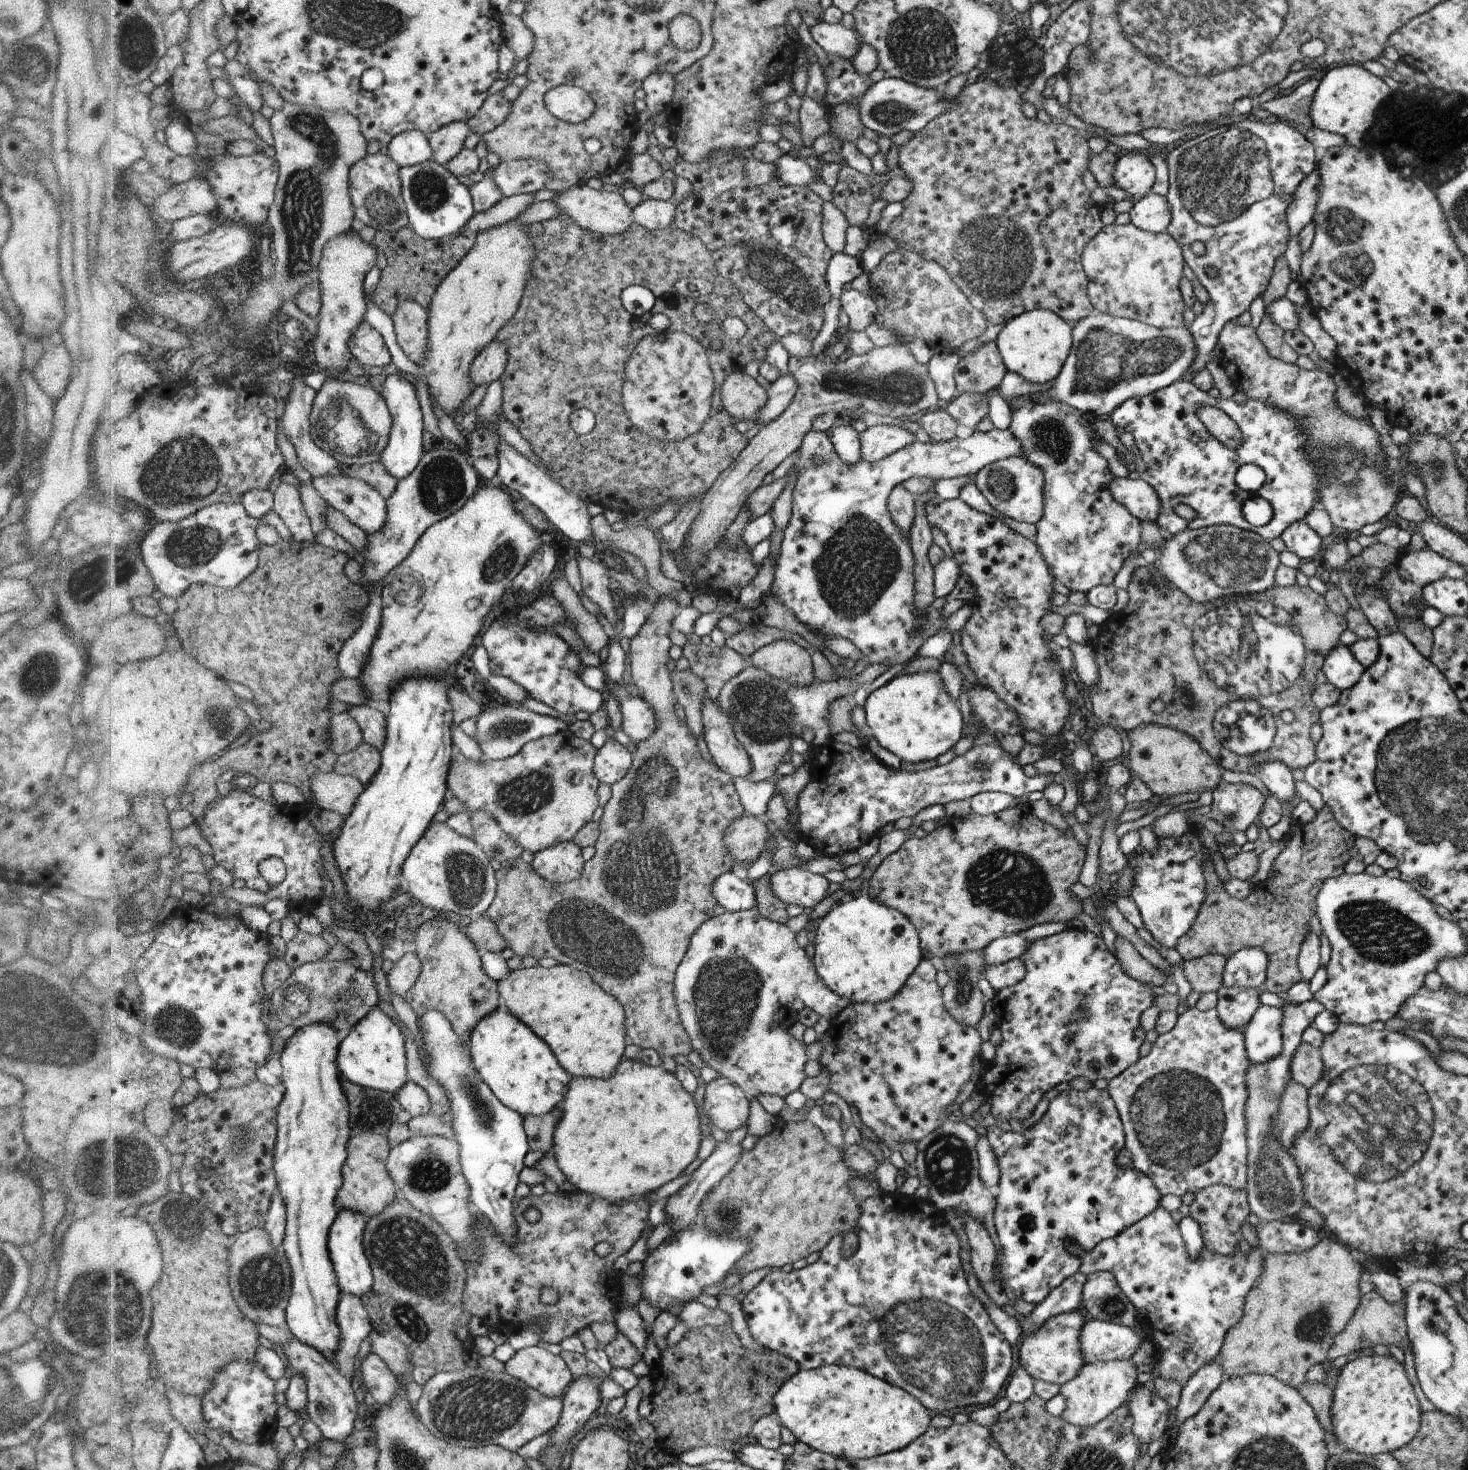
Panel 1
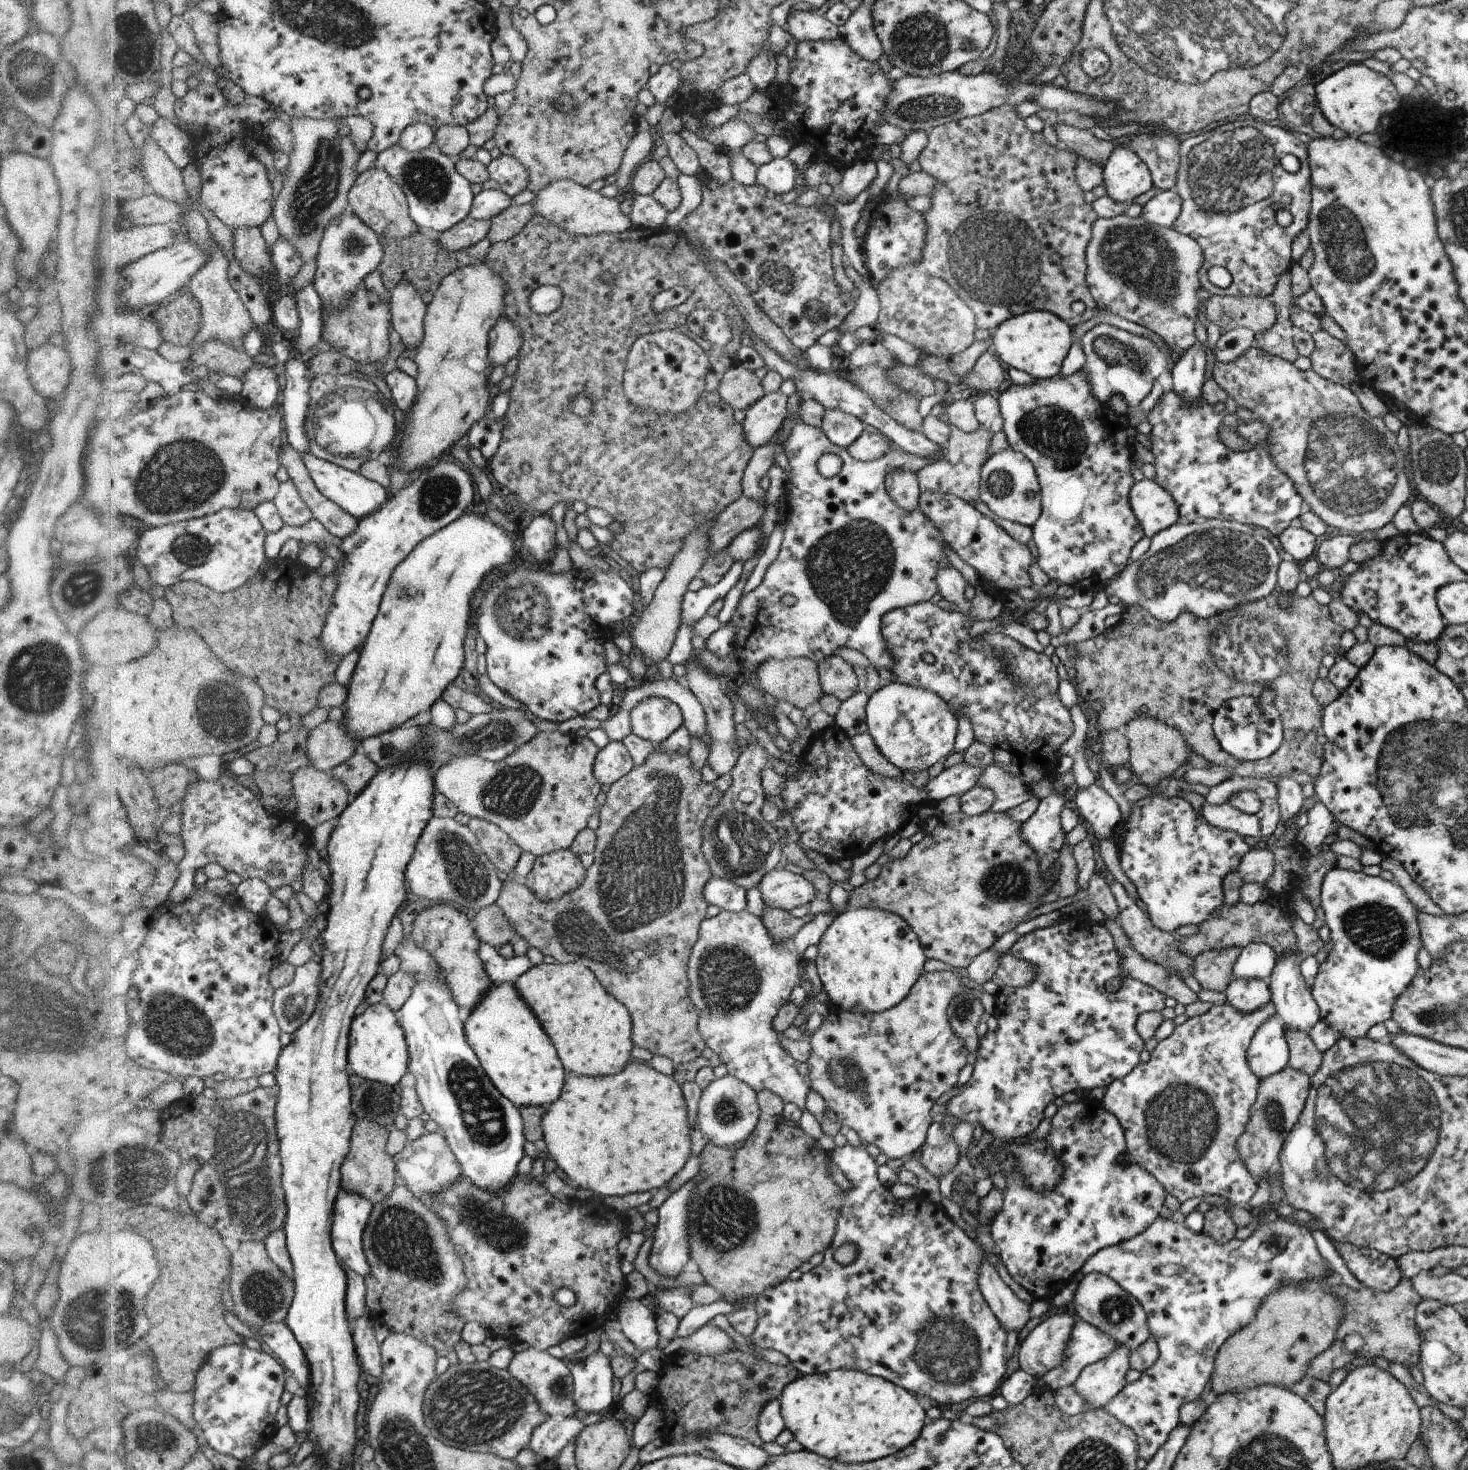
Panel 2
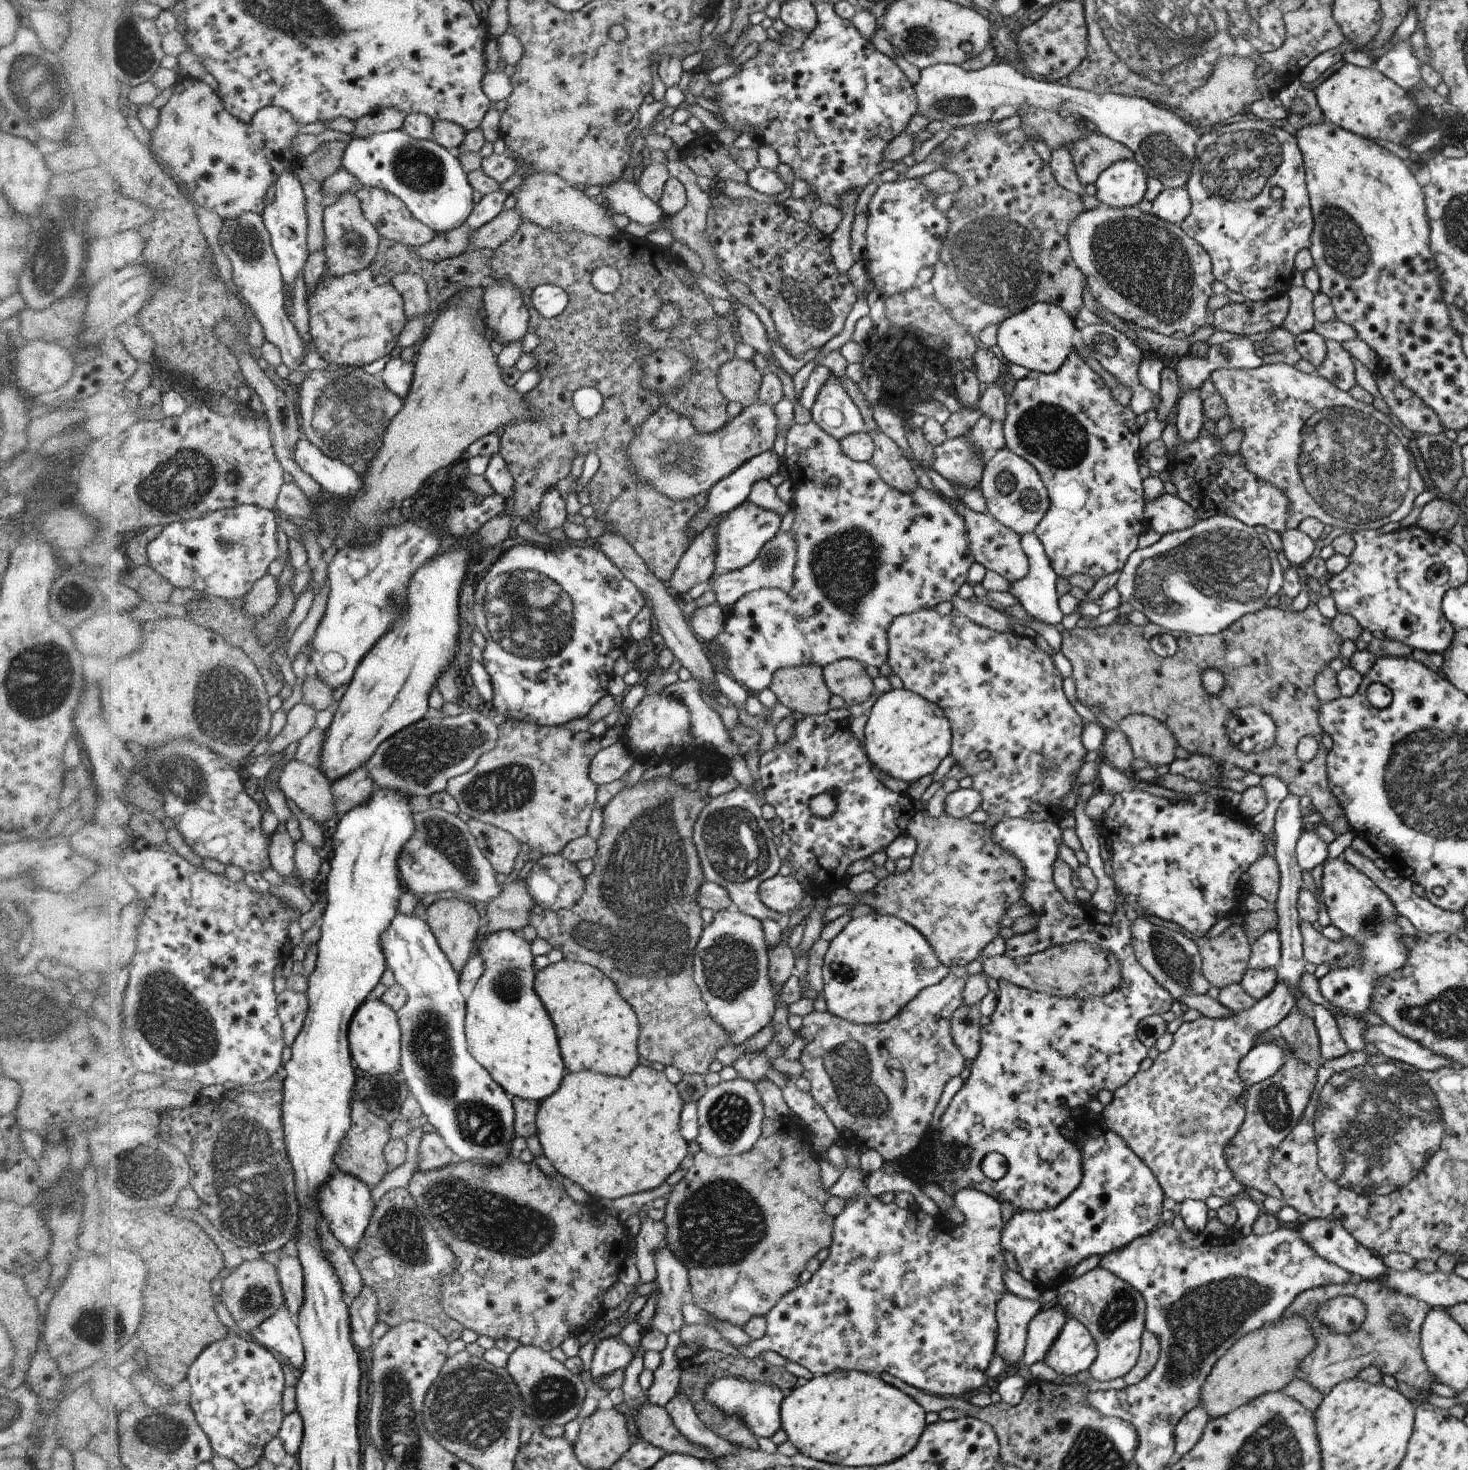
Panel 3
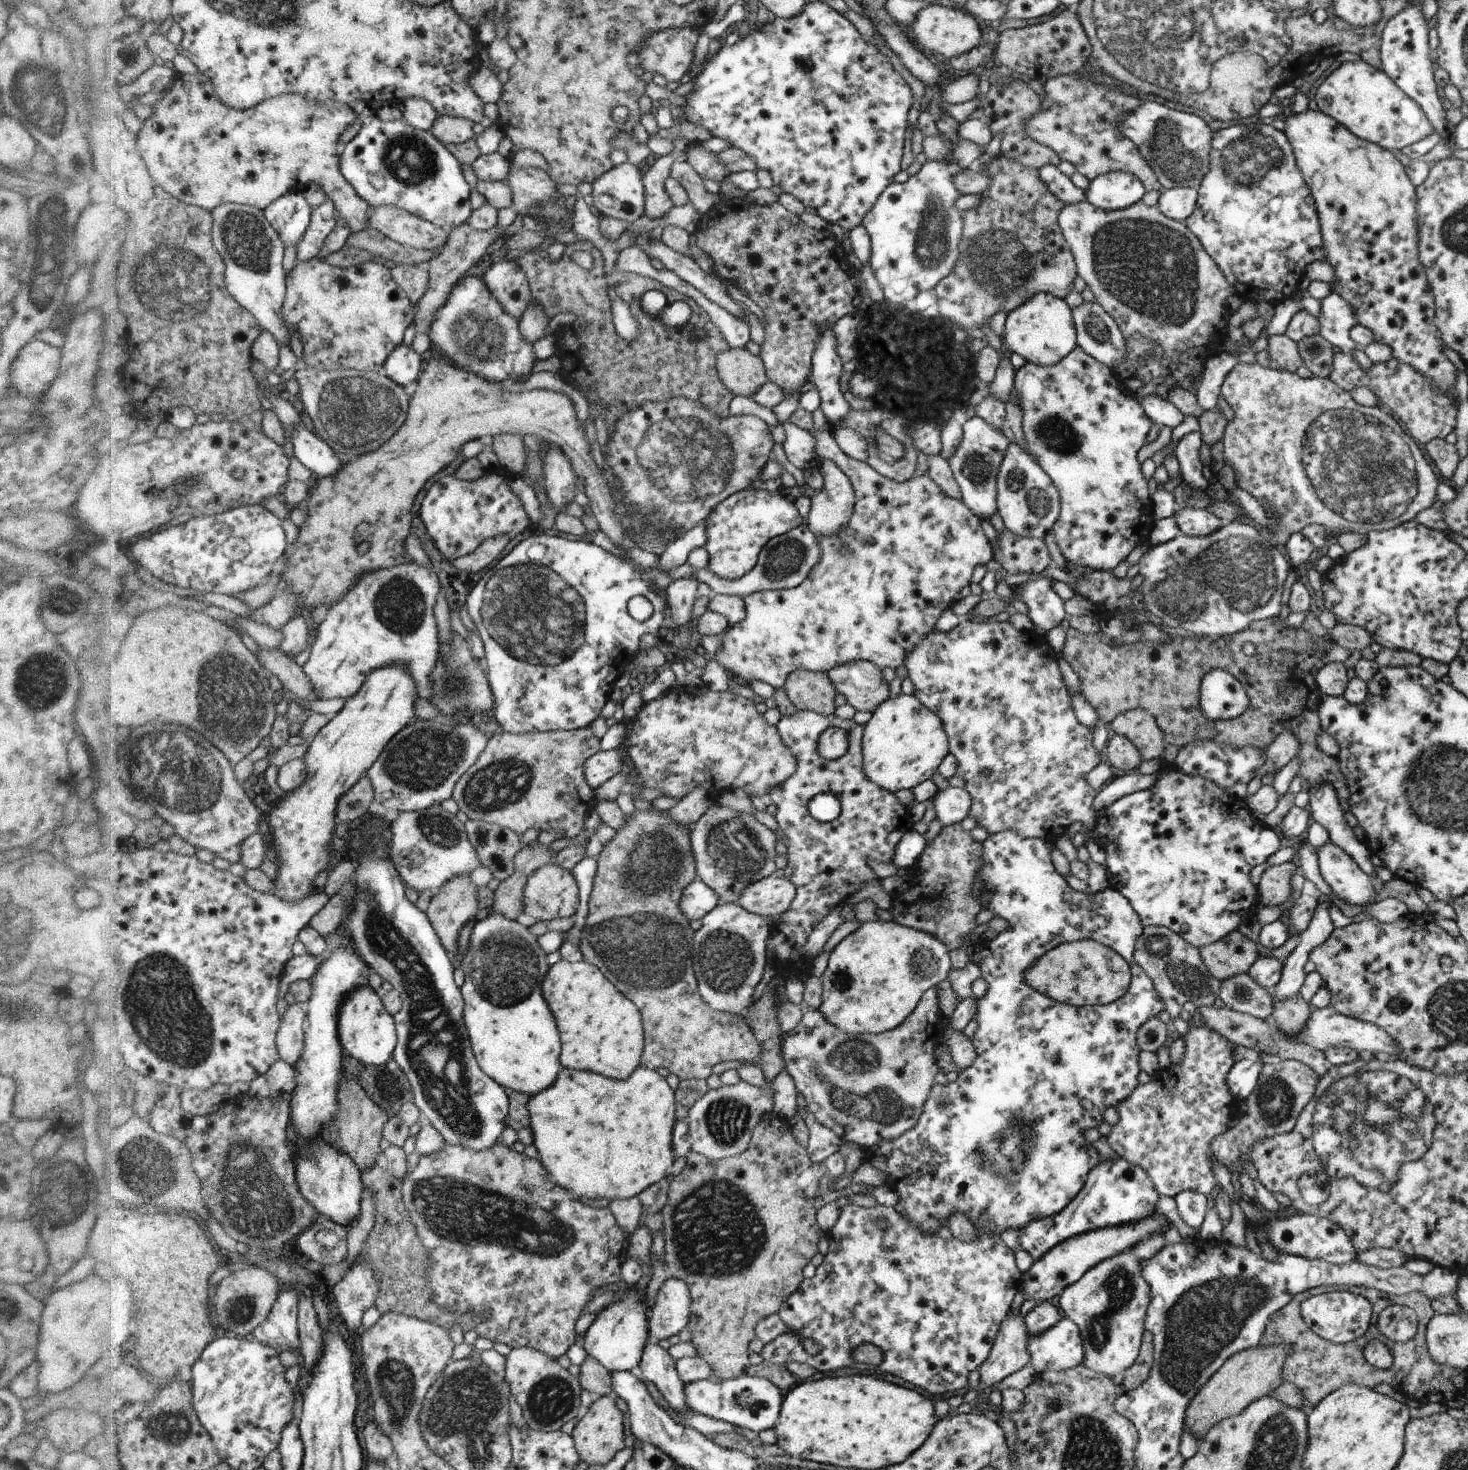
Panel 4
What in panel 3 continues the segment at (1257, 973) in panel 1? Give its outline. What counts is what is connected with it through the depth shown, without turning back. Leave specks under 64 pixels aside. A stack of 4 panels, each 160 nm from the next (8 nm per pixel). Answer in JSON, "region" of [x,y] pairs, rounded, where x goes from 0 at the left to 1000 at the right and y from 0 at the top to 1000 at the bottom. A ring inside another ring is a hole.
{"region":[[[865,632],[858,638],[853,640],[850,659],[869,659],[872,656],[872,653],[873,639],[869,632]]]}

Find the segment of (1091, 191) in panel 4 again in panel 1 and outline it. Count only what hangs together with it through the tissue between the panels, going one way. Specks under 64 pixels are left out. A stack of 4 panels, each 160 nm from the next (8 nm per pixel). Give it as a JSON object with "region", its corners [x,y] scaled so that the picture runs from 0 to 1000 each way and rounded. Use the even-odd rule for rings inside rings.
{"region":[[[772,102],[762,107],[759,111],[757,120],[759,127],[776,137],[785,131],[788,118],[785,109],[781,105]]]}

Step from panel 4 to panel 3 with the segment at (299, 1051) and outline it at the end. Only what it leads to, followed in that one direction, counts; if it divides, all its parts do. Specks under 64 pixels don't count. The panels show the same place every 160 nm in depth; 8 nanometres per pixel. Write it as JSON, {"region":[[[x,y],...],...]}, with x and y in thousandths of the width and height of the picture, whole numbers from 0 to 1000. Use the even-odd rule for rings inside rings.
{"region":[[[195,673],[190,680],[191,689],[194,697],[194,708],[200,712],[206,703],[212,685],[210,674]]]}

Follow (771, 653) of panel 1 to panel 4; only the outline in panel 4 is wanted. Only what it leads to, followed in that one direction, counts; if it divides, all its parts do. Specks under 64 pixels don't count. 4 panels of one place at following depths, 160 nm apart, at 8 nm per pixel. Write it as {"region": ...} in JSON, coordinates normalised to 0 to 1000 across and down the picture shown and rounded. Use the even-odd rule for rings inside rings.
{"region":[[[544,455],[535,462],[533,467],[544,483],[554,484],[561,487],[569,485],[568,474],[571,471],[563,456]]]}

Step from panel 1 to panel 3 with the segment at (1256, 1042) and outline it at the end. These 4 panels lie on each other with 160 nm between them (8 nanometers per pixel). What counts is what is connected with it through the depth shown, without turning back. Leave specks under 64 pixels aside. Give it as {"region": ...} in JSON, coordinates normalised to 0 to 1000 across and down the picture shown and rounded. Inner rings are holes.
{"region":[[[868,710],[854,712],[844,724],[845,734],[850,739],[862,735],[875,724],[876,720],[876,716]]]}

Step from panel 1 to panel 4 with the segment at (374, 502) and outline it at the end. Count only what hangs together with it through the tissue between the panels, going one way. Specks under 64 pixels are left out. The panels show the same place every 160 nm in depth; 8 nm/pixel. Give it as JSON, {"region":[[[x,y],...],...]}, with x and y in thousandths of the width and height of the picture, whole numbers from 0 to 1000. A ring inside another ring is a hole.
{"region":[[[208,288],[202,289],[198,294],[201,310],[213,320],[214,327],[228,324],[234,316],[228,304]]]}

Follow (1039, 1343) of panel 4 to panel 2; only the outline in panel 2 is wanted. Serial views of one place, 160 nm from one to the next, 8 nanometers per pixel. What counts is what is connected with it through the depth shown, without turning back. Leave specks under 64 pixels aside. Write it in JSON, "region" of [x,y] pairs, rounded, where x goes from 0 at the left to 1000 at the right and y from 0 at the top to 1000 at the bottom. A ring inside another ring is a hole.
{"region":[[[733,897],[733,902],[732,902],[728,916],[725,917],[725,924],[717,933],[707,938],[706,943],[714,944],[719,948],[721,944],[732,941],[740,930],[753,924],[760,916],[761,912],[759,912],[755,907],[736,897]]]}

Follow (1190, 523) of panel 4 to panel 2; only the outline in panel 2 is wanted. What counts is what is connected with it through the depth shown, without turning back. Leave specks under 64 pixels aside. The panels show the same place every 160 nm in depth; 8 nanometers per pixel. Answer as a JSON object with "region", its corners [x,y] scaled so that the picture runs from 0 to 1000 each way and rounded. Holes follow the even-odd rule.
{"region":[[[780,325],[775,327],[769,335],[769,340],[783,367],[804,354],[804,344],[802,341],[787,327]]]}

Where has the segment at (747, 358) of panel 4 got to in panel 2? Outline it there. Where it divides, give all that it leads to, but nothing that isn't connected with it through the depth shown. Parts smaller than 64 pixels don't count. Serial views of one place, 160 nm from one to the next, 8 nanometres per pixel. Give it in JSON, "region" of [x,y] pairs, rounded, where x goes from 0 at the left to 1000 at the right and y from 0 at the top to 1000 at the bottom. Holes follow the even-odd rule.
{"region":[[[500,248],[491,257],[490,268],[501,280],[512,277],[520,269],[519,261],[515,254],[504,248]]]}

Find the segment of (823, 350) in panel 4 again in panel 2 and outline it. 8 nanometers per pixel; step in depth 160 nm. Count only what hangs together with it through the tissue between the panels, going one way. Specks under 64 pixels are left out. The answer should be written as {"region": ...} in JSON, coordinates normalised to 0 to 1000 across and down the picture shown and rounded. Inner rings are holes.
{"region":[[[562,278],[559,291],[568,302],[576,305],[589,293],[585,284],[574,278]]]}

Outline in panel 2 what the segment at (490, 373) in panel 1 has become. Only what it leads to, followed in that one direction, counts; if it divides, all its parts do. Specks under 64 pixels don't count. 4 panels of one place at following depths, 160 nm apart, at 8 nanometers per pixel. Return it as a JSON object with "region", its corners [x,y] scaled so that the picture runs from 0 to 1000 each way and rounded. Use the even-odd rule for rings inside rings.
{"region":[[[342,214],[338,222],[333,226],[333,243],[334,247],[344,248],[348,244],[354,241],[356,233],[356,227],[349,219]]]}

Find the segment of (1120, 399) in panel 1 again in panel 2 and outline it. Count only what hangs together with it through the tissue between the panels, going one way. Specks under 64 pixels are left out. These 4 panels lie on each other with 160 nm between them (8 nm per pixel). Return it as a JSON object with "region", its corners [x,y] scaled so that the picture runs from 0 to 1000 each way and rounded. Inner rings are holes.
{"region":[[[748,220],[736,230],[740,246],[738,252],[745,262],[745,269],[753,274],[759,268],[763,268],[768,276],[775,276],[782,269],[786,259],[793,252],[796,252],[800,247],[783,231],[772,228],[766,224]]]}

